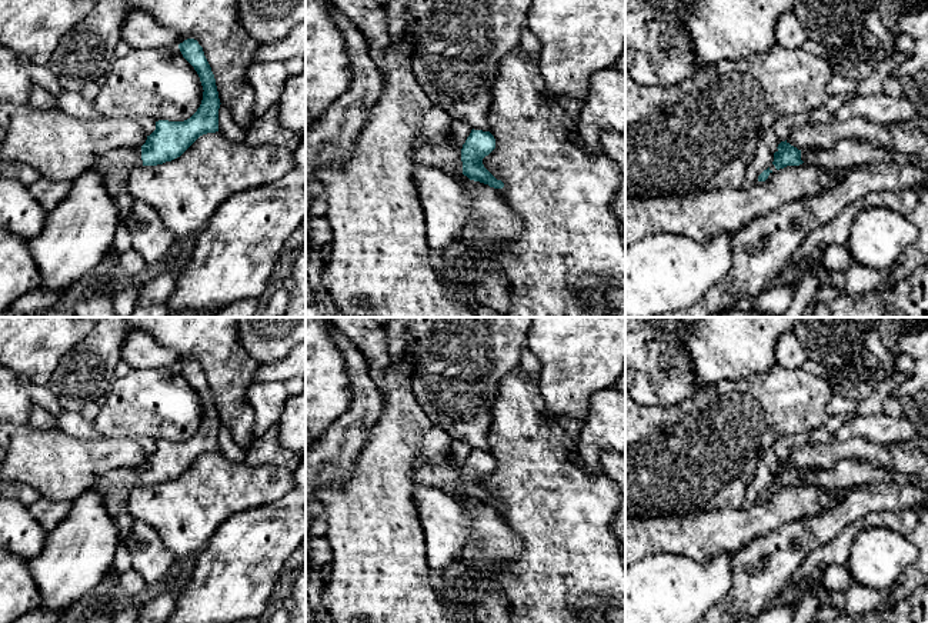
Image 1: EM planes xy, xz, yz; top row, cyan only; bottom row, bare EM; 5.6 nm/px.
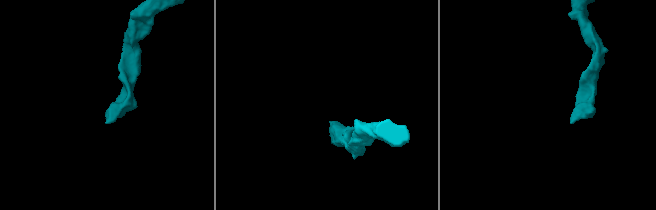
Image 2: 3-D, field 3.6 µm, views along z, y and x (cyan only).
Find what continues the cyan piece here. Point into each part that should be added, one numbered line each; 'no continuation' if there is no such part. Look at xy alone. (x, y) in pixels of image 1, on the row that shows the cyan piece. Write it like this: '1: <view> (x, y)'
1: xy (114, 167)

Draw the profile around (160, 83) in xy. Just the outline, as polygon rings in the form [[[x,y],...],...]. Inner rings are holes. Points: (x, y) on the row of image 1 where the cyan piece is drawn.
[[[178,46],[161,49],[133,49],[124,57],[117,57],[94,99],[94,106],[107,117],[147,116],[158,120],[184,121],[201,104],[203,86],[194,67],[183,57]]]

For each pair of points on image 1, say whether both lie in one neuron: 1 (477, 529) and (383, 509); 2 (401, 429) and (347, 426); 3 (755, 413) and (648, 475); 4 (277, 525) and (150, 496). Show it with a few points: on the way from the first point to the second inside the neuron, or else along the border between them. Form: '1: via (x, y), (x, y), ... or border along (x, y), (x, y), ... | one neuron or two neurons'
1: border along (414, 485), (414, 506), (427, 549) | two neurons
2: border along (383, 402), (380, 416), (373, 425), (359, 459) | two neurons
3: via (728, 426), (700, 455), (676, 459) | one neuron
4: border along (264, 503), (232, 515), (210, 539) | two neurons

